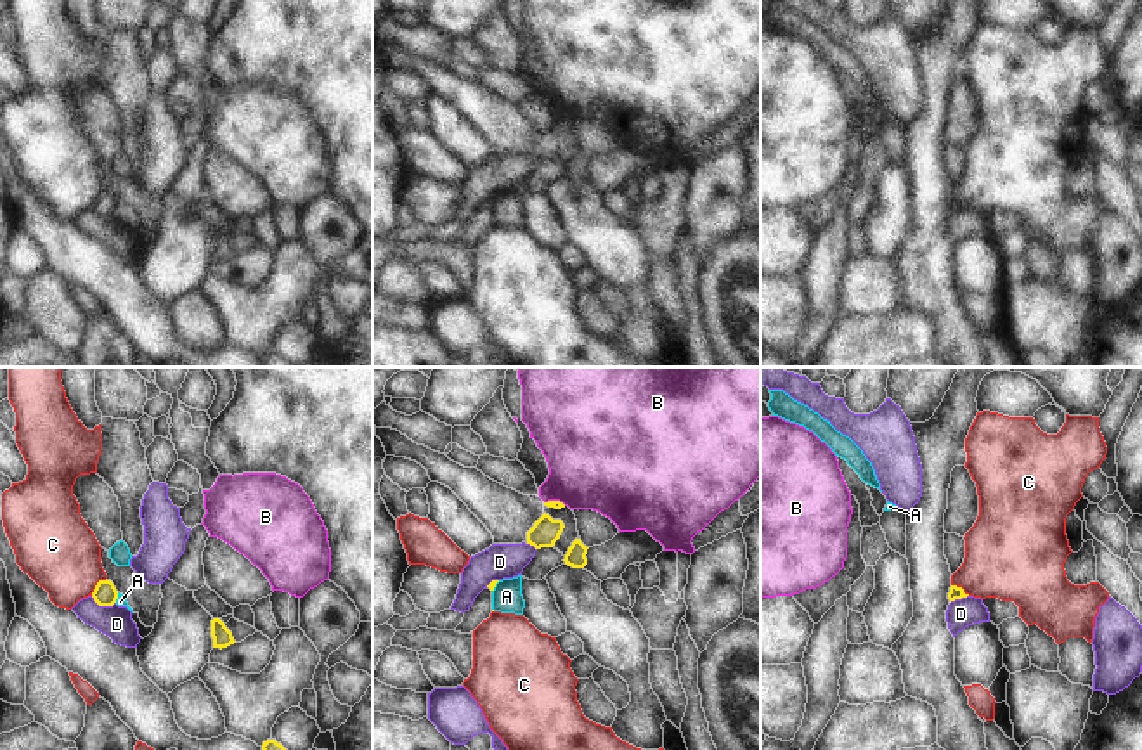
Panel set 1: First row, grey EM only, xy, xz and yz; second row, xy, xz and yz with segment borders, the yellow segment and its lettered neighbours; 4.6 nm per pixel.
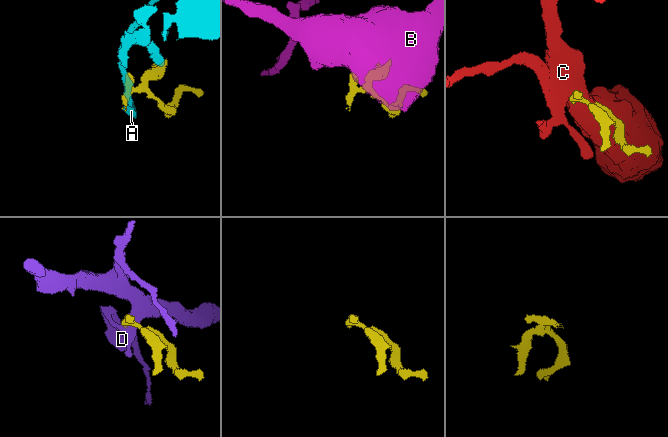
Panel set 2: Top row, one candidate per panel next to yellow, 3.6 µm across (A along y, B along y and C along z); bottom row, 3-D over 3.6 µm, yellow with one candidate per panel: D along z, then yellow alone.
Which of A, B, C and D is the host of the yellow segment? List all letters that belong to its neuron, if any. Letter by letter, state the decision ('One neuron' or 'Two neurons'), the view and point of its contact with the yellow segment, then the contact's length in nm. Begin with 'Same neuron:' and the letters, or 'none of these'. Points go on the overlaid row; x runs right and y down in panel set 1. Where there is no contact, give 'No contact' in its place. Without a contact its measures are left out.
Same neuron: none of these
A: Two neurons. Touches yellow at xz (494, 586). Shared border 70 nm
B: Two neurons. Touches yellow at xz (555, 501). Shared border 110 nm
C: Two neurons. Touches yellow at xy (97, 584). Shared border 120 nm
D: Two neurons. Touches yellow at xy (103, 605). Shared border 120 nm.

